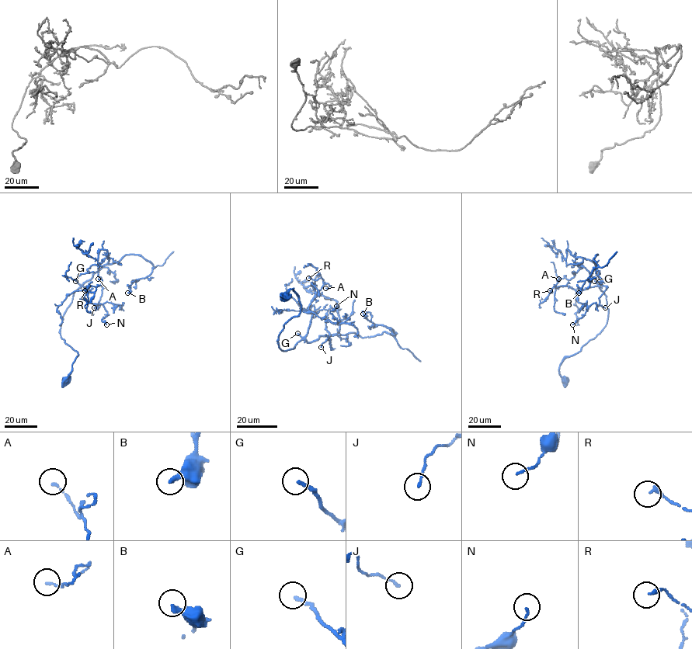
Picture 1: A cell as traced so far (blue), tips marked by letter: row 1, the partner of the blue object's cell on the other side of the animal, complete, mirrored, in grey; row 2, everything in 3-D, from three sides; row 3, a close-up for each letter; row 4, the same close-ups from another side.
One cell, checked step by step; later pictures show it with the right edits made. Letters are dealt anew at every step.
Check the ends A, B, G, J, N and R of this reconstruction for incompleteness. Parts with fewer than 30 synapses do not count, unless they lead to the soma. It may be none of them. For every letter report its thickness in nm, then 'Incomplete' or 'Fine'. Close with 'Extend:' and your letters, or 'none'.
A: Thickness 120 nm. Fine
B: Thickness 300 nm. Fine
G: Thickness 190 nm. Fine
J: Thickness 130 nm. Fine
N: Thickness 100 nm. Fine
R: Thickness 190 nm. Fine
Extend: none

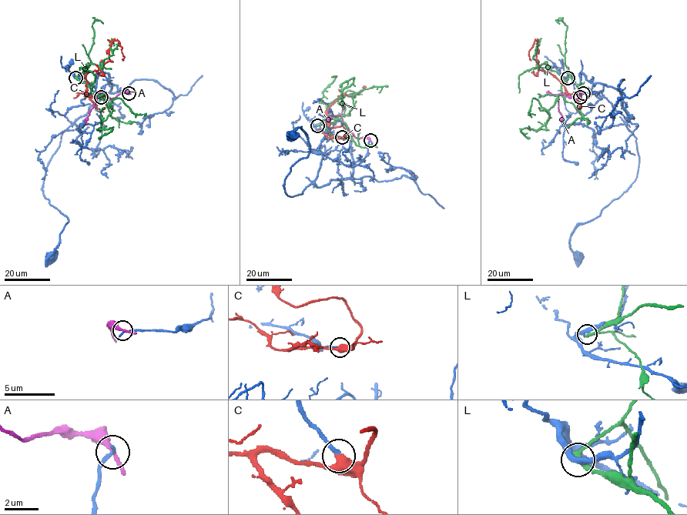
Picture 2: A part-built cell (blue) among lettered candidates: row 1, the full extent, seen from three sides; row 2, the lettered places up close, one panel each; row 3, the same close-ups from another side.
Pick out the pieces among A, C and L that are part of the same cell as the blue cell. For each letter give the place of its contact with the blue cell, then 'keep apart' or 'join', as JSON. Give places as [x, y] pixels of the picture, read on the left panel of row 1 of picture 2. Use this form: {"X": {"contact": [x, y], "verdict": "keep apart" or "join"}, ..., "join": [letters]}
{"A": {"contact": [129, 93], "verdict": "keep apart"}, "C": {"contact": [101, 97], "verdict": "join"}, "L": {"contact": [75, 78], "verdict": "keep apart"}, "join": ["C"]}

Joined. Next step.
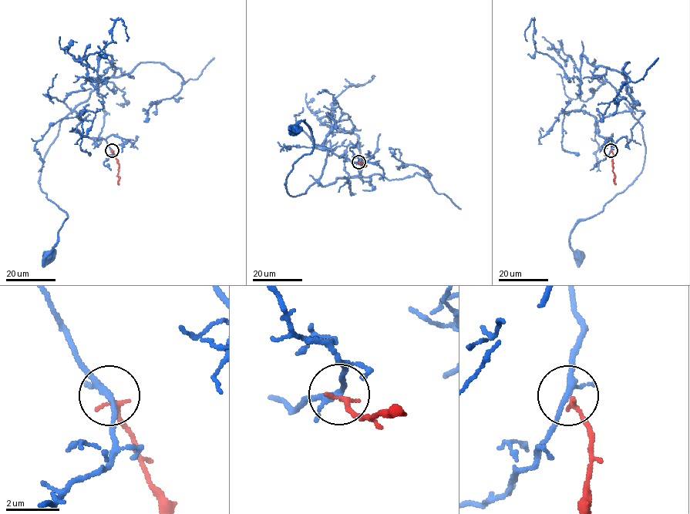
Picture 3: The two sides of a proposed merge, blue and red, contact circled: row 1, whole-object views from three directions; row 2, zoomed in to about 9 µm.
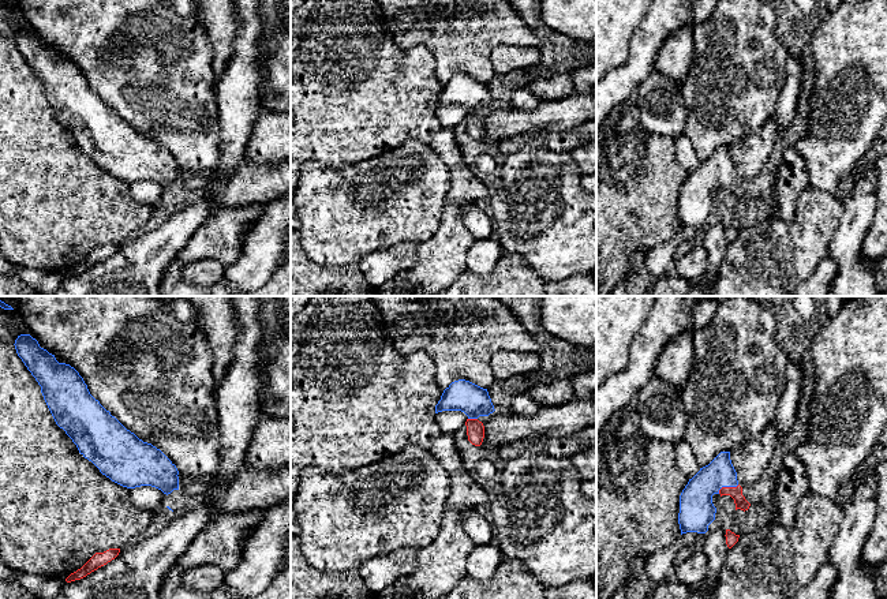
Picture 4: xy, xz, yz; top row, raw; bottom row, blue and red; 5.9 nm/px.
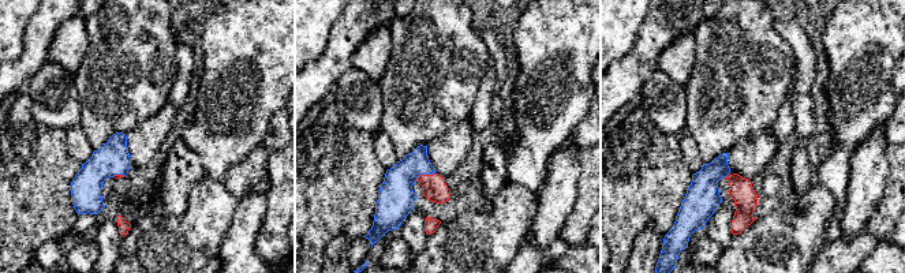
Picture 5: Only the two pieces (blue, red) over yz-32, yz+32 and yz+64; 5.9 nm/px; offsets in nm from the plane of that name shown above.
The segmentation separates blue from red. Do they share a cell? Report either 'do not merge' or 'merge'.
merge

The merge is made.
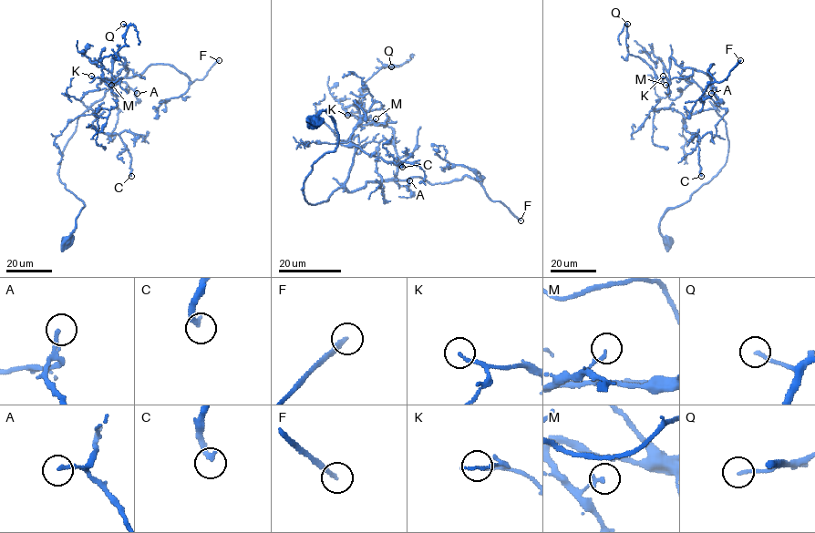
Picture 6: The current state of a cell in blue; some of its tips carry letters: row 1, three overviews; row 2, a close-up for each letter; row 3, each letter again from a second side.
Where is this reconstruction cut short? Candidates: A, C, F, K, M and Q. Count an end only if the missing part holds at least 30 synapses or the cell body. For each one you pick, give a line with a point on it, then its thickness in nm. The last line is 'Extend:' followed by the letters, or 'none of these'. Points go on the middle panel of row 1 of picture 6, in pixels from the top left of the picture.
A: (409, 180) | 180 nm
F: (520, 220) | 200 nm
K: (347, 115) | 150 nm
Extend: A, F, K

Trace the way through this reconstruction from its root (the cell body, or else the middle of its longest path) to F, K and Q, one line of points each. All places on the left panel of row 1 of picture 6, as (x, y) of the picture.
F: (67, 242), (84, 203), (58, 169), (77, 118), (151, 65), (172, 65), (192, 82), (219, 60)
K: (67, 242), (84, 203), (60, 181), (63, 150), (125, 59), (115, 83), (91, 76)
Q: (67, 242), (84, 203), (60, 181), (63, 150), (127, 74), (123, 57), (119, 82), (101, 69), (123, 24)

